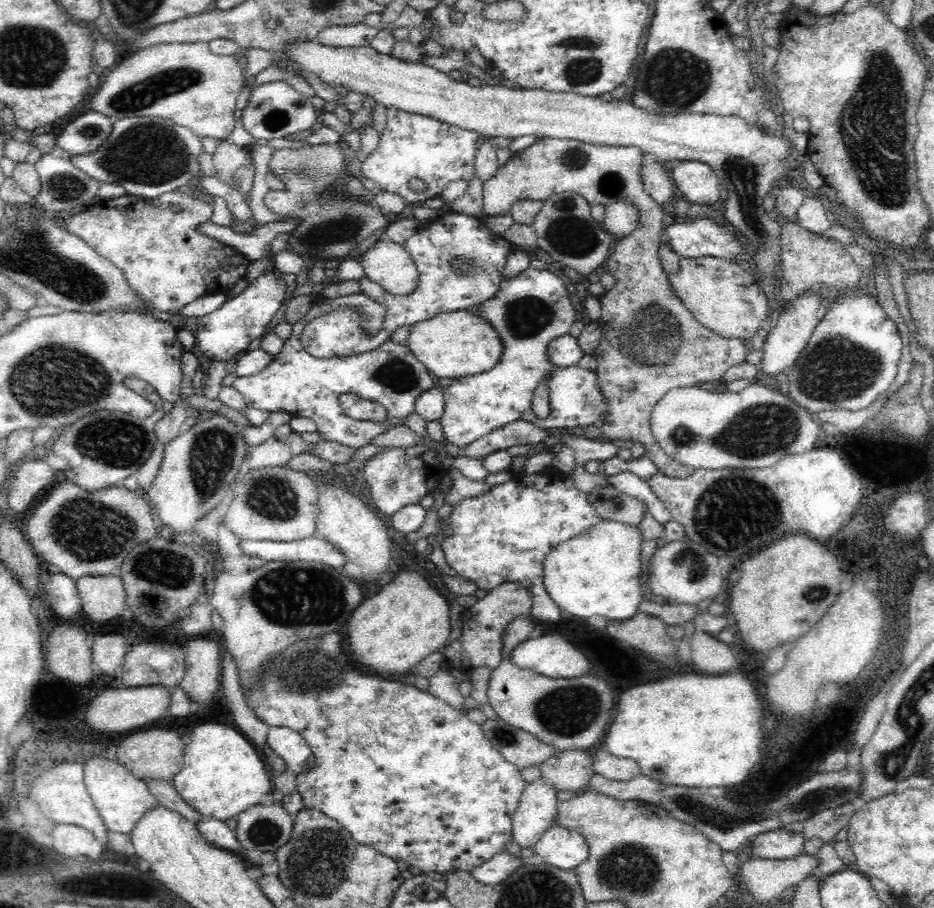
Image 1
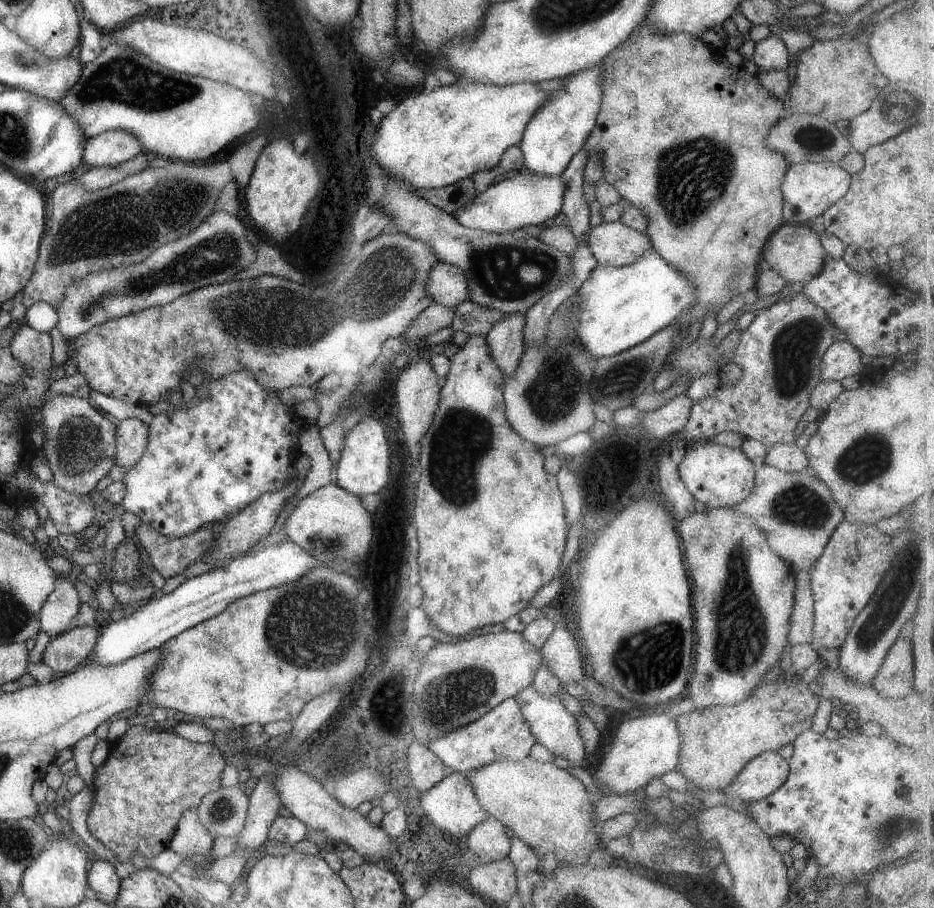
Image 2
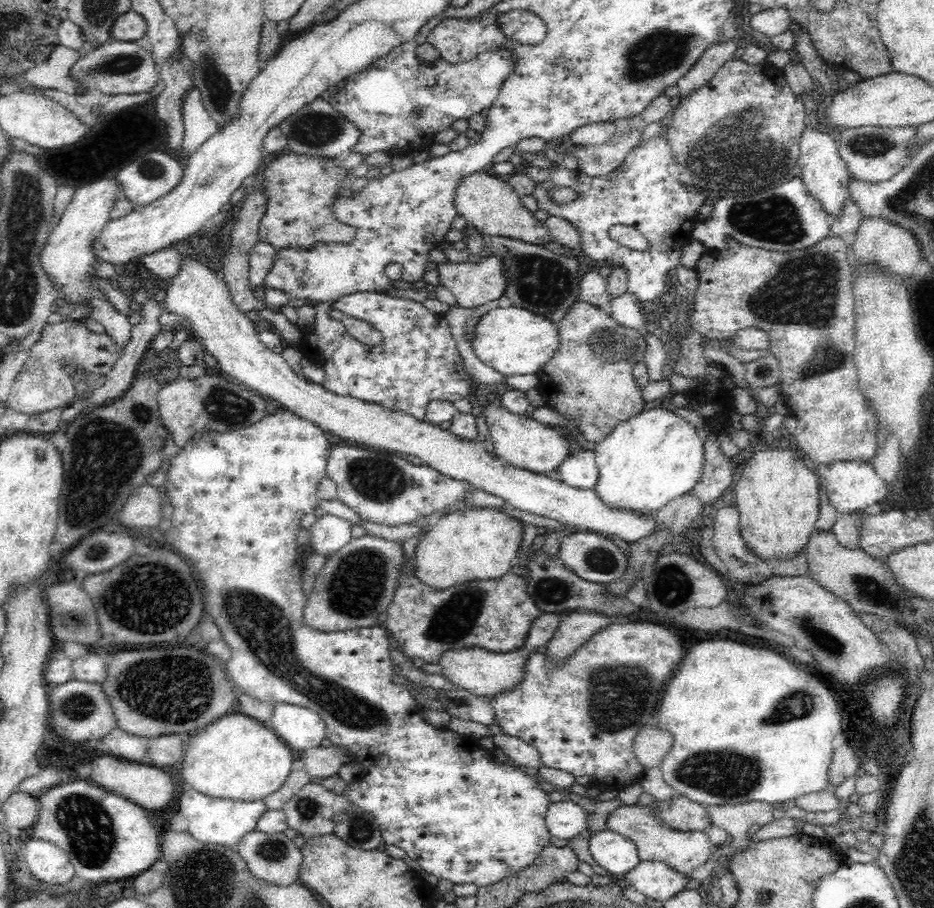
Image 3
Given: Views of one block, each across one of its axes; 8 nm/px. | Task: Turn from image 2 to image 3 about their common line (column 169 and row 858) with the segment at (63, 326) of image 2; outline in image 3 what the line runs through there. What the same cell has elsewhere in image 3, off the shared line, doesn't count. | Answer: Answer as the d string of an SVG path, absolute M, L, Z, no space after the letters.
M251 831L242 836L234 849L243 858L254 878L282 887L298 882L299 868L302 864L301 851L283 833L264 834Z

